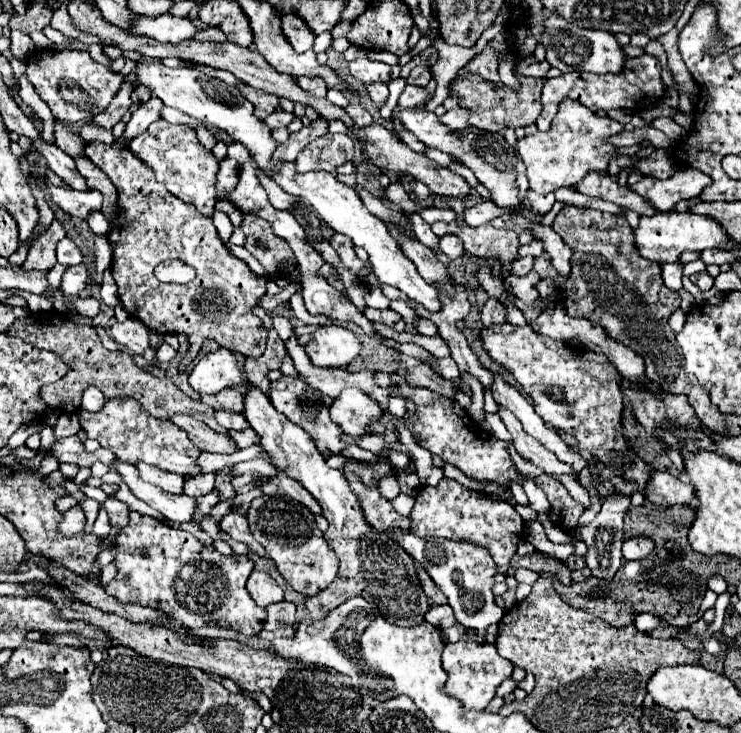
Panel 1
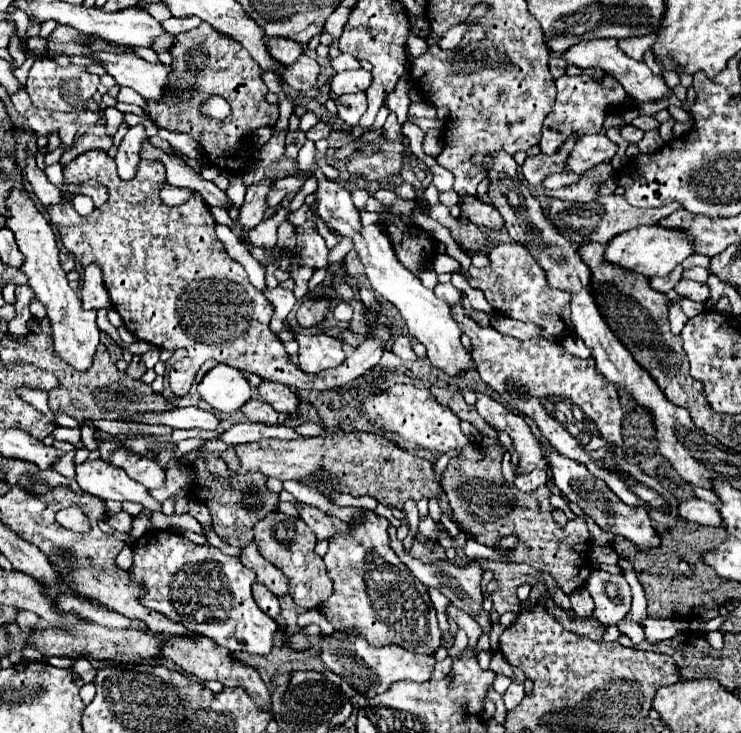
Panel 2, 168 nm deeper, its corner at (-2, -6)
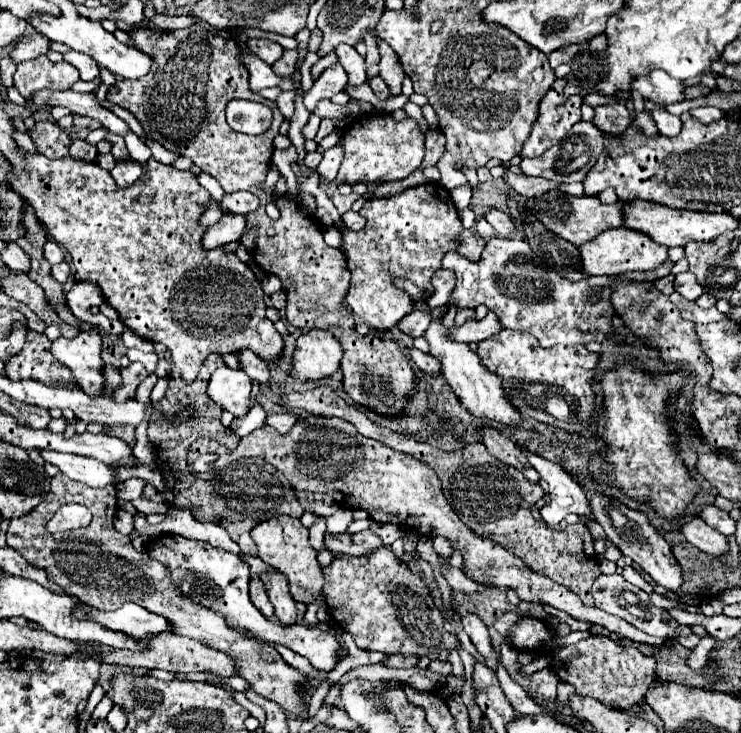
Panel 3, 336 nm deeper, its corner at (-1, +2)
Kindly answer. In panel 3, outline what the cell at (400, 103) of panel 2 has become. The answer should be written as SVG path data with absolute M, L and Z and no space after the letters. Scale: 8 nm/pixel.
M380 76L370 78L368 84L370 84L370 88L374 90L374 94L376 94L380 100L386 100L386 98L388 98L388 86L386 86L386 82L384 82Z

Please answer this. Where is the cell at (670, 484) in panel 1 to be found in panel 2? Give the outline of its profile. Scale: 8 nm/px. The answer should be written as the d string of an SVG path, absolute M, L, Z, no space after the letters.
M683 498L679 502L679 516L689 520L689 522L697 522L697 524L705 524L705 526L719 526L721 524L721 516L715 504L699 500L699 498Z

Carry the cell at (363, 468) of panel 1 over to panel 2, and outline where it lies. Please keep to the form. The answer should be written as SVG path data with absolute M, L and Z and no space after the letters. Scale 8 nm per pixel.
M349 432L349 434L325 434L317 438L297 438L297 440L275 440L261 438L249 444L237 444L235 456L241 466L237 472L261 472L265 476L273 476L279 480L301 480L317 472L319 468L331 472L341 482L341 492L349 492L353 496L373 496L385 506L403 508L407 498L419 500L423 496L437 496L441 502L441 510L451 516L451 508L447 496L441 486L435 482L433 468L429 460L419 458L401 450L397 444L379 434L369 432Z

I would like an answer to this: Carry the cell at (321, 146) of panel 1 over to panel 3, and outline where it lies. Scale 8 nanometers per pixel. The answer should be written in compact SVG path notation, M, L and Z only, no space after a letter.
M232 192L232 194L224 194L218 208L228 214L248 214L248 212L254 212L258 208L258 198L252 196L250 192Z

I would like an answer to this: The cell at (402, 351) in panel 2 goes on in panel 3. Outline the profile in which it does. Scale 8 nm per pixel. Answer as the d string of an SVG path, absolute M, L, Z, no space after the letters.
M412 348L412 350L410 350L410 358L414 360L414 364L416 364L422 372L426 372L426 374L430 374L430 376L440 376L440 362L438 362L434 356L424 354L424 352Z

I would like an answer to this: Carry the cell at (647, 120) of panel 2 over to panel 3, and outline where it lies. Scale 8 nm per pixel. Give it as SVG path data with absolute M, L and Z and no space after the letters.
M620 102L594 106L594 124L602 132L608 132L608 134L624 132L624 128L628 128L628 122L630 122L628 118L630 118L628 110Z

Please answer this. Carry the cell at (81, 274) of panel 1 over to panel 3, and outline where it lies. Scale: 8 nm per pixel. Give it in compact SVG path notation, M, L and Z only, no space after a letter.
M60 262L60 264L52 266L52 268L50 268L50 276L54 276L54 280L58 280L60 284L64 284L64 282L68 280L68 276L70 276L68 264L66 264L66 262Z

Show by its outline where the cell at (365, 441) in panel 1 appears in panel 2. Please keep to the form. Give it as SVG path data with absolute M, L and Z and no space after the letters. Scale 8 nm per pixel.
M303 422L295 428L302 437L316 437L325 432L325 429L314 422Z

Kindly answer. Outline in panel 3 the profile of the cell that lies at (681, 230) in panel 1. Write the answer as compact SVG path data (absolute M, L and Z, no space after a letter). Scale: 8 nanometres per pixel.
M624 226L602 232L594 240L588 240L588 244L582 244L578 250L580 250L580 268L588 276L604 276L604 274L616 276L616 274L634 272L634 270L654 270L668 256L666 246L660 246L652 238L634 230L628 230Z

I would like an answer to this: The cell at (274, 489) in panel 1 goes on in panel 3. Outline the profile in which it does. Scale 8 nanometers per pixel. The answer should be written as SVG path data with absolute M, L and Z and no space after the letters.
M364 530L354 536L350 534L326 534L326 546L336 552L344 552L350 556L368 556L378 546L384 546L384 542L372 532Z

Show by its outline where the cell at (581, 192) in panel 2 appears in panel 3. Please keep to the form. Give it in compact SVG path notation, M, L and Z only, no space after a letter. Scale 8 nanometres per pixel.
M506 172L504 174L504 182L520 196L526 196L526 198L536 198L536 196L542 196L544 192L548 190L554 190L558 184L556 182L550 182L546 178L530 178L530 176L524 176L524 174L512 174L512 172Z

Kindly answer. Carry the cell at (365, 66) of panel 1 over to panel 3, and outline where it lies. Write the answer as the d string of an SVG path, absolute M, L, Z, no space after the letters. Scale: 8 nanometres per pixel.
M334 64L330 68L326 68L318 80L314 80L314 86L308 90L308 94L304 94L304 104L306 108L312 112L316 102L324 100L324 98L332 98L334 94L338 94L340 90L344 90L348 82L348 76L344 72L344 68L340 64Z

